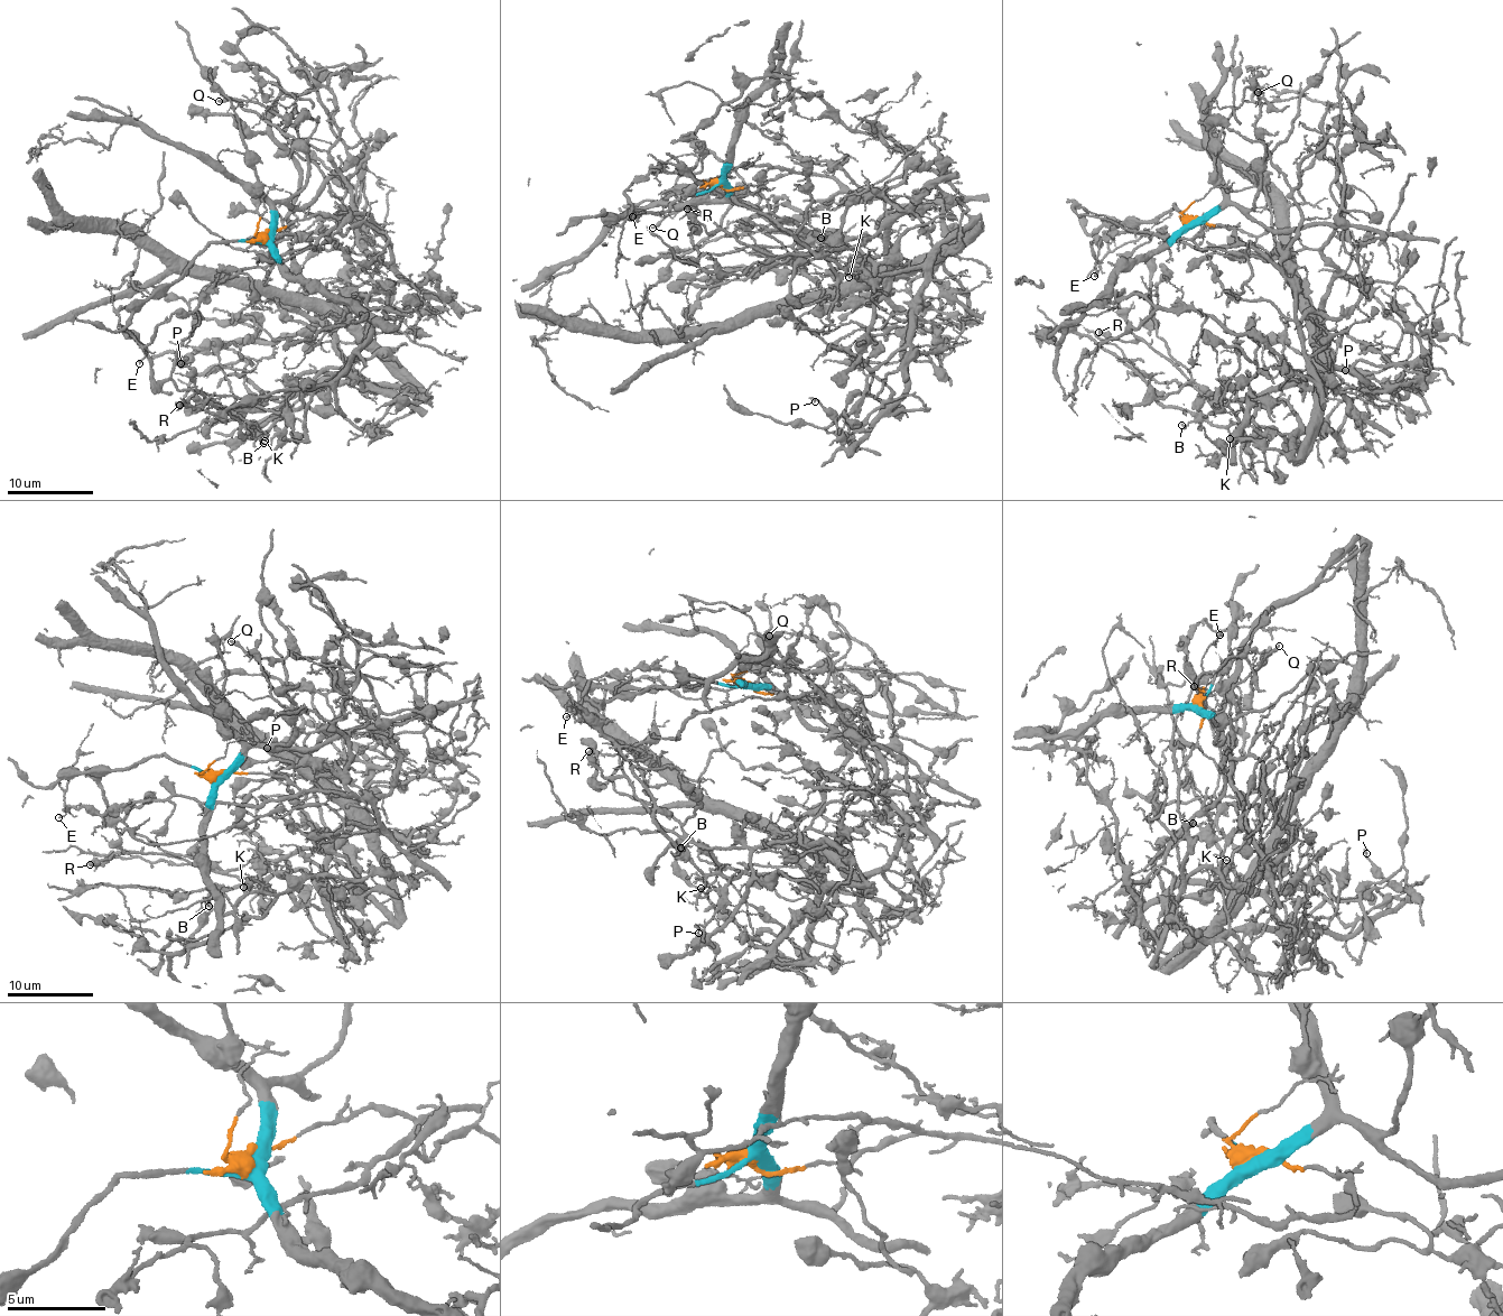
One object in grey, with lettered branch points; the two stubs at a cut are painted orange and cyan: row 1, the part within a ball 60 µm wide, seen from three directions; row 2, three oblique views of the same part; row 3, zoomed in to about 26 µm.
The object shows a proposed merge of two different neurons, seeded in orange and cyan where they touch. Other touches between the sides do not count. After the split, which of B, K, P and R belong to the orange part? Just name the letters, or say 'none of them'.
B, K, P, R

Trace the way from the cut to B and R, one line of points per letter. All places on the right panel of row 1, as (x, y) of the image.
B: (1191, 222), (1262, 255), (1300, 324), (1366, 287), (1332, 280), (1329, 363), (1215, 402), (1248, 420), (1181, 424)
R: (1191, 222), (1262, 255), (1299, 324), (1345, 315), (1365, 280), (1332, 280), (1329, 363), (1218, 405), (1097, 332)

